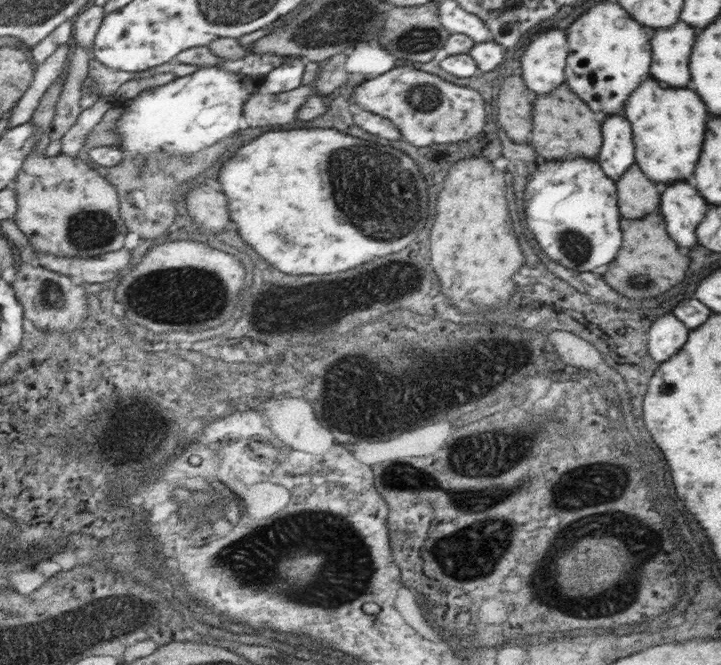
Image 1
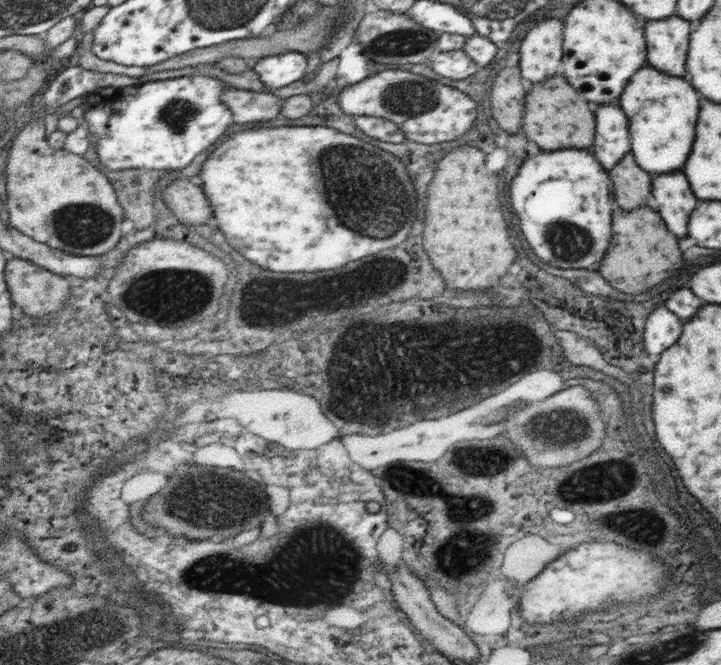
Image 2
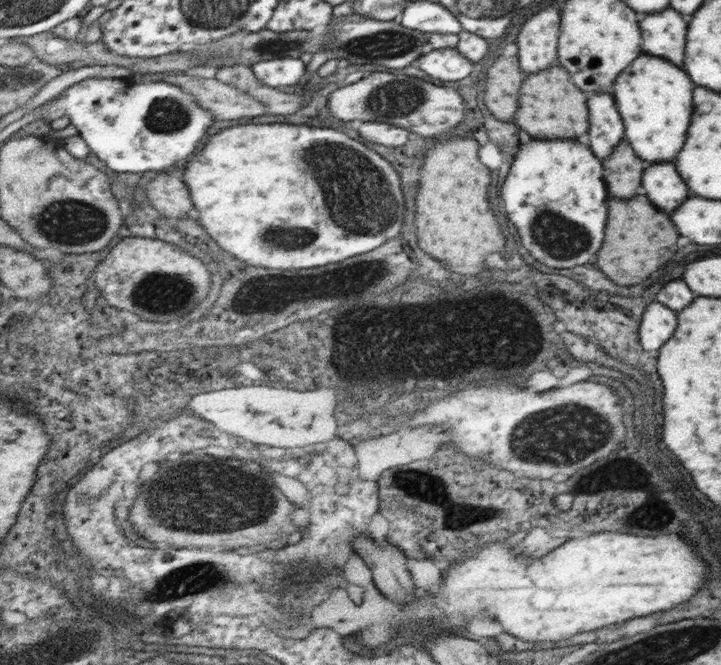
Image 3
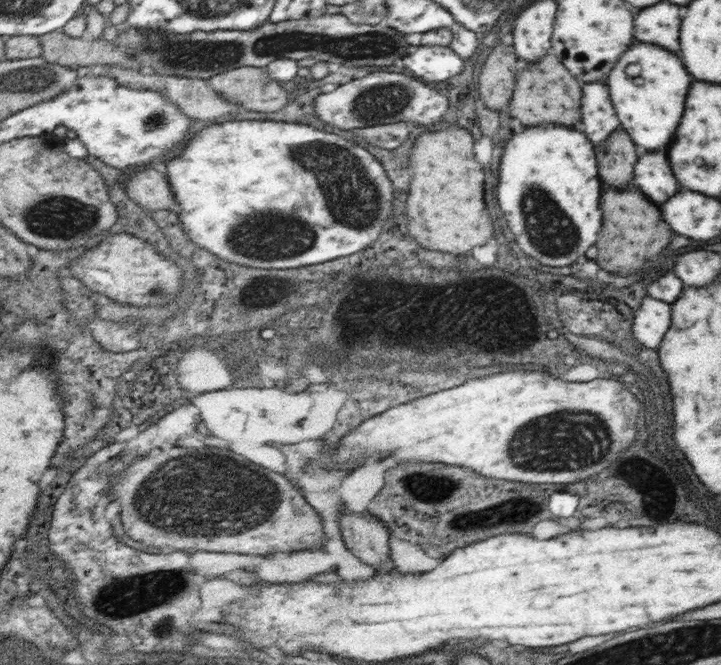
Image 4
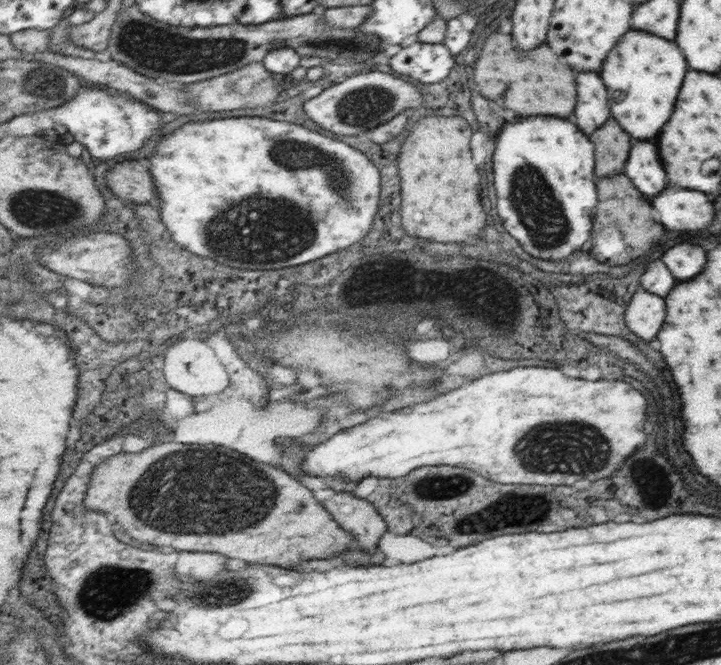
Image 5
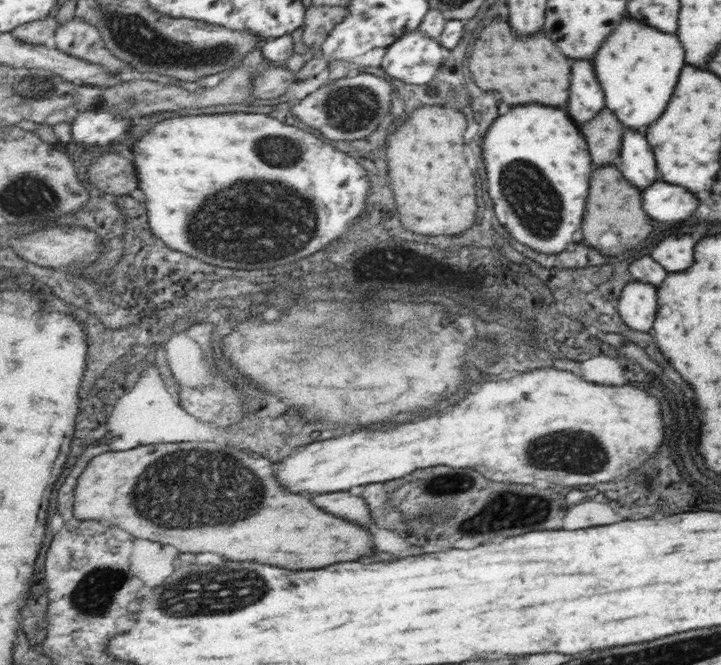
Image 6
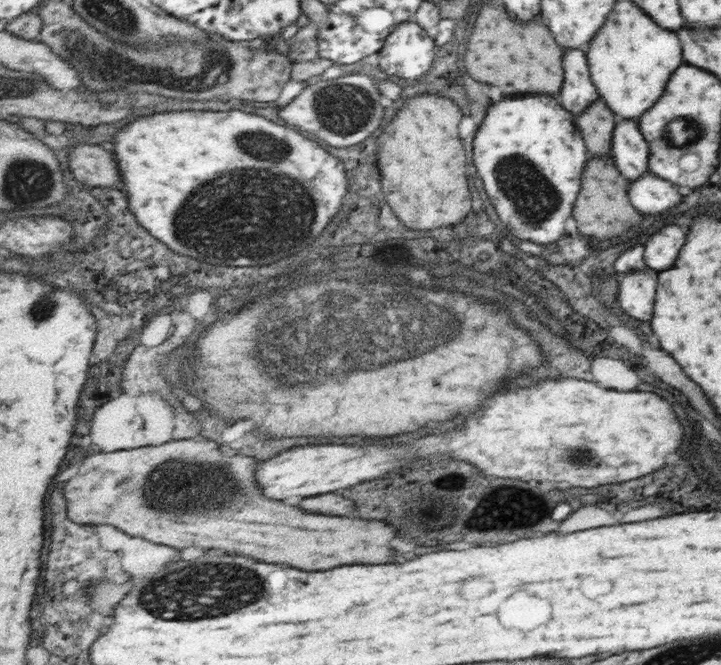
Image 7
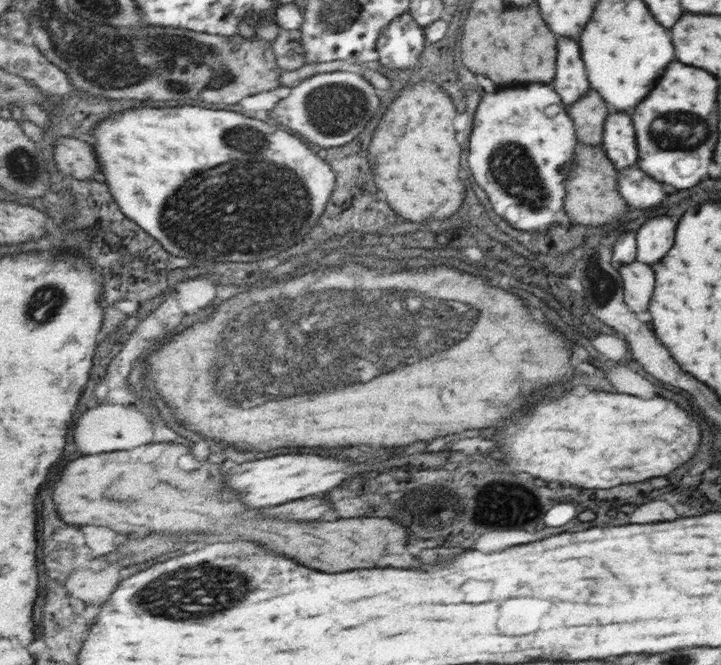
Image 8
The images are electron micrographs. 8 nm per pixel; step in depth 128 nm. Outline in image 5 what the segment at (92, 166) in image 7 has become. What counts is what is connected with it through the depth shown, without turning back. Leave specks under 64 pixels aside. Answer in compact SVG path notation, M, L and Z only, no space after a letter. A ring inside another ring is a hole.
M133 158L124 159L122 164L116 162L116 165L108 170L110 176L104 180L122 198L130 199L134 203L148 204L159 197L156 179L154 179L152 168L134 160Z

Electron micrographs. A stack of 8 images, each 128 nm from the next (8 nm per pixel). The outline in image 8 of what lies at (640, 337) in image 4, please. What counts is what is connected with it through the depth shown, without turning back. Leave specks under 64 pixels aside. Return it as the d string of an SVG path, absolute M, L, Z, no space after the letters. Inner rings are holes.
M637 260L622 264L617 271L624 280L625 303L635 313L646 312L654 290L654 269Z

